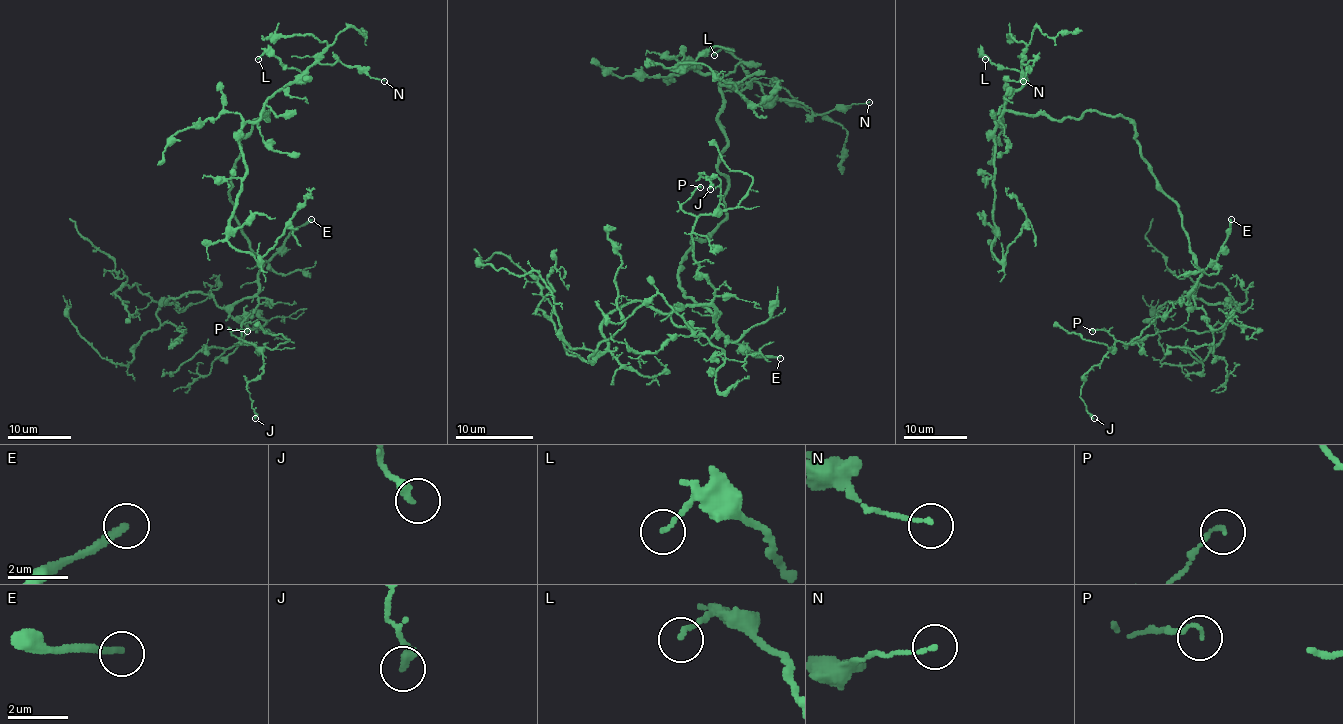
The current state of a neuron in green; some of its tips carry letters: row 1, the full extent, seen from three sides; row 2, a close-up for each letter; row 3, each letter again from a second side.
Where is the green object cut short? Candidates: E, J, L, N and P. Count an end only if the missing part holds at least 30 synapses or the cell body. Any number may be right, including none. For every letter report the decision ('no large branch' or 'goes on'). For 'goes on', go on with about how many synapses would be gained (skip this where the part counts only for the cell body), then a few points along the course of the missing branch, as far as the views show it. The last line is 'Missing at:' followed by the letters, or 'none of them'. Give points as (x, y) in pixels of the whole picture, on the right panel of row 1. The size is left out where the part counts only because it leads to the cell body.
E: goes on
J: no large branch
L: no large branch
N: no large branch
P: no large branch
Missing at: E

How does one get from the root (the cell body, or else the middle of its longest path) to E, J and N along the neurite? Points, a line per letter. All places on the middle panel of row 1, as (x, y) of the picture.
E: (681, 265), (679, 284), (685, 294), (719, 315), (718, 329), (729, 340), (758, 356), (780, 358)
J: (681, 265), (714, 321), (692, 251), (694, 222), (719, 205), (704, 172), (710, 189)
N: (681, 265), (692, 241), (725, 216), (721, 78), (752, 104), (797, 100), (816, 115), (869, 102)

